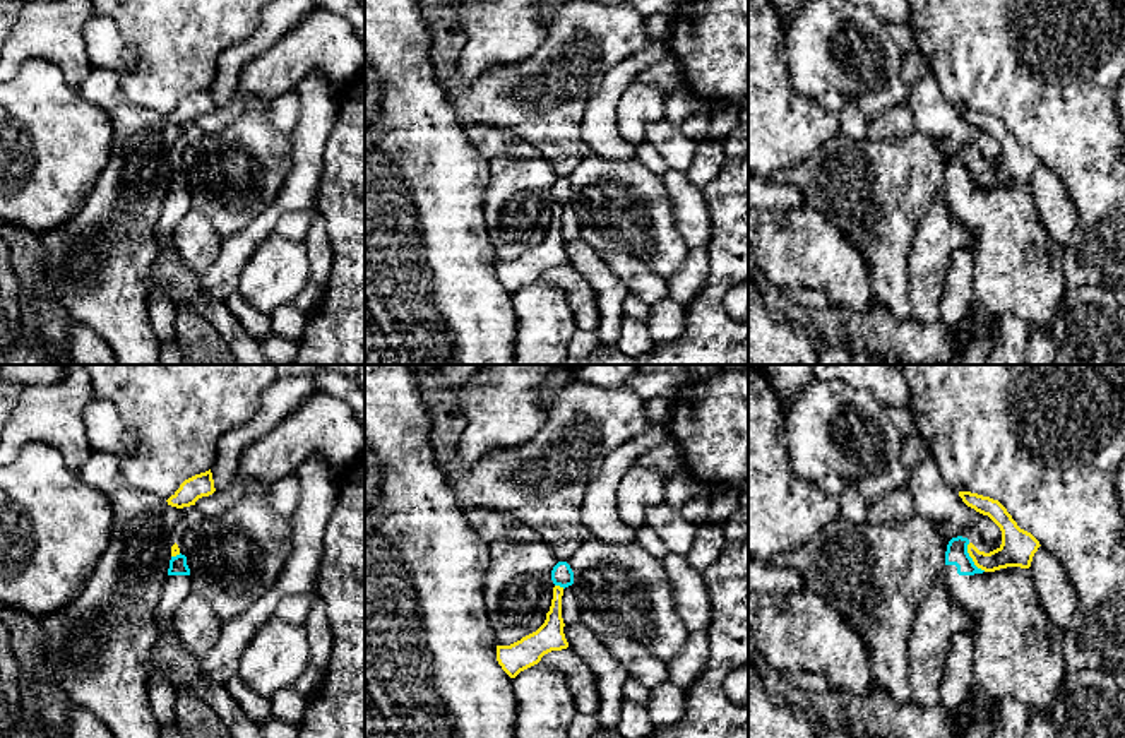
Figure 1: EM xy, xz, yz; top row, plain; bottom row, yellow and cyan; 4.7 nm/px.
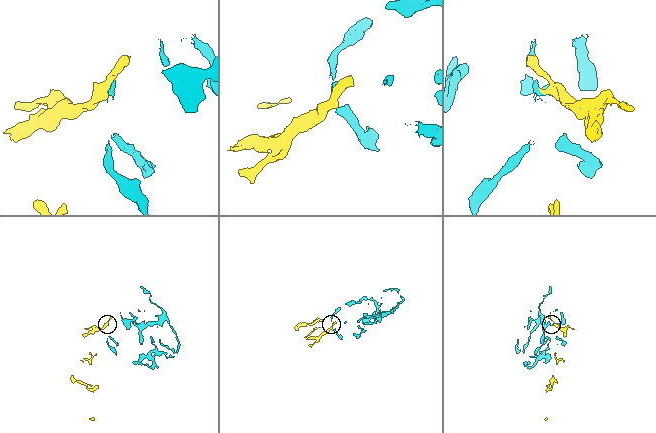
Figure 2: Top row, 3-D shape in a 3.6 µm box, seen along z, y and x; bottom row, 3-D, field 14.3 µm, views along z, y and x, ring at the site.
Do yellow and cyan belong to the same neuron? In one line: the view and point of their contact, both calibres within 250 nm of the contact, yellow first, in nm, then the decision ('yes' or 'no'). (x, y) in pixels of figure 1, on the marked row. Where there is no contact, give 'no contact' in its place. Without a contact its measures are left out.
yz (971, 557) | 160/100 nm | no

